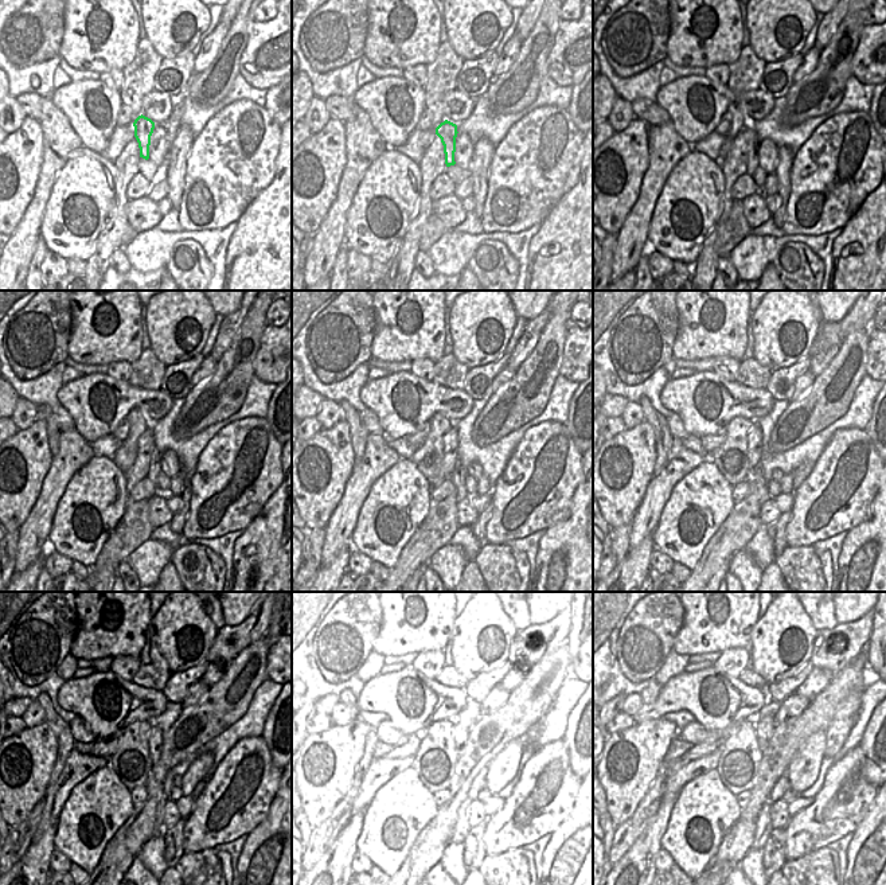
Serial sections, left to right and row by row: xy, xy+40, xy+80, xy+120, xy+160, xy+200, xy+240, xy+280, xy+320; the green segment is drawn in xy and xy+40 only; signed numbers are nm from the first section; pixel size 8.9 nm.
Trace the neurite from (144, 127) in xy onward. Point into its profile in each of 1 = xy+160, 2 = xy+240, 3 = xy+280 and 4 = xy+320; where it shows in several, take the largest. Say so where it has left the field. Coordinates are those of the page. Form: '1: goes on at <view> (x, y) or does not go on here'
1: goes on at xy+160 (457, 476)
2: goes on at xy+240 (159, 818)
3: goes on at xy+280 (461, 827)
4: goes on at xy+320 (762, 823)

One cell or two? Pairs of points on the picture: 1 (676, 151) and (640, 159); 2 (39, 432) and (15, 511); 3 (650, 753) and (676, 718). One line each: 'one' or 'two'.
1: two
2: one
3: two

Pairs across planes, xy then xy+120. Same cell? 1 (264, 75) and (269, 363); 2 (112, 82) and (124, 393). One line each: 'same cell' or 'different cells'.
1: same cell
2: different cells

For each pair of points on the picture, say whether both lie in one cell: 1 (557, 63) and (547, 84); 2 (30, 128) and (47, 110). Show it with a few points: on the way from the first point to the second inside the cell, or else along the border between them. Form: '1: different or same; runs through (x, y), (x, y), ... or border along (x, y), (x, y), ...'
1: different; border along (547, 74), (558, 85), (572, 86)
2: different; border along (38, 121), (42, 129), (43, 152)

